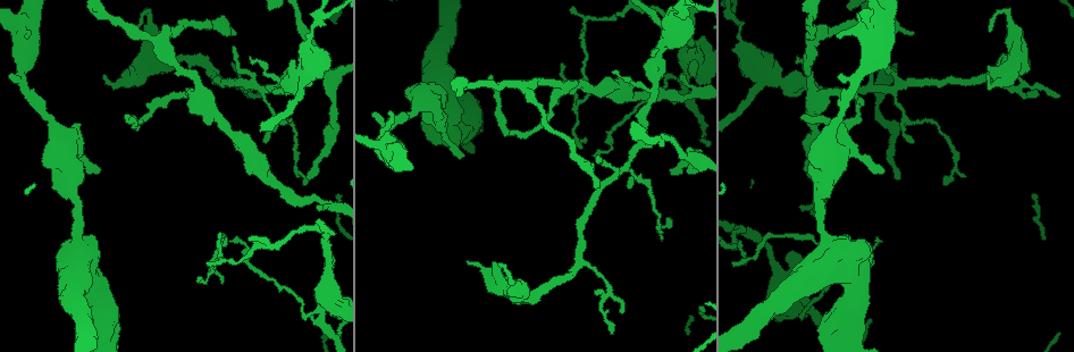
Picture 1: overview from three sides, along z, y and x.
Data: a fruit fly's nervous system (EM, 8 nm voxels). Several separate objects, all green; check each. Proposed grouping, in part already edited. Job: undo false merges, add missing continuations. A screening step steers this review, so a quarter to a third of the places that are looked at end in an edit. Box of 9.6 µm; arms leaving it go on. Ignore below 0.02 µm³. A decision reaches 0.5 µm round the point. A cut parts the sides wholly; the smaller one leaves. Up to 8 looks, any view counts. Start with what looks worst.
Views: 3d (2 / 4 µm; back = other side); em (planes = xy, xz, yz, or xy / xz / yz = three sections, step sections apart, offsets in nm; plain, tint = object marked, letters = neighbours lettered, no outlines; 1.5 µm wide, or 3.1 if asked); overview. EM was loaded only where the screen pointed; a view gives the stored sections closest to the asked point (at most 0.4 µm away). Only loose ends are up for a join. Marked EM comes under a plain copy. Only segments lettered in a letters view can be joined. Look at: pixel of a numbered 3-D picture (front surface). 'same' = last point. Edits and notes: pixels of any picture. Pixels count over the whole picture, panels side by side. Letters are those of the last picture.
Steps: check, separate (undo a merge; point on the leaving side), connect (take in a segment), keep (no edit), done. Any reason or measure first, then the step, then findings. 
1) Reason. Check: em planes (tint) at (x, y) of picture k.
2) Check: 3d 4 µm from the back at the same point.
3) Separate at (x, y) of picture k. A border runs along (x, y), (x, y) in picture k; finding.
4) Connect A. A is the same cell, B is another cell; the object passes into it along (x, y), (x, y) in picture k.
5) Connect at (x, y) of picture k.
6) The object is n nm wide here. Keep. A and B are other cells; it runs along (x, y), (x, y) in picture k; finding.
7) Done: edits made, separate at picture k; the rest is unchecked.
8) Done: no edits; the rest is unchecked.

Three-way junction. Check: 3d 2 µm at (678, 16) of picture 1.

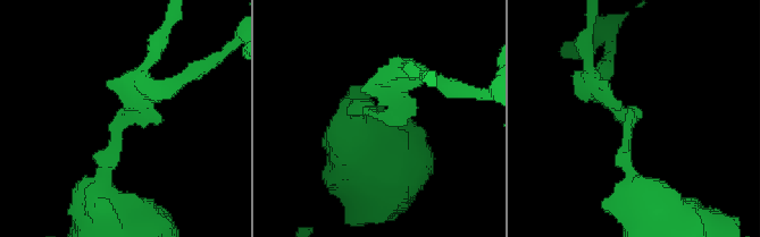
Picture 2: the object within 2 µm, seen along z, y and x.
3 arms meet here. Check: em planes (tint) at (118, 133) of picture 2.

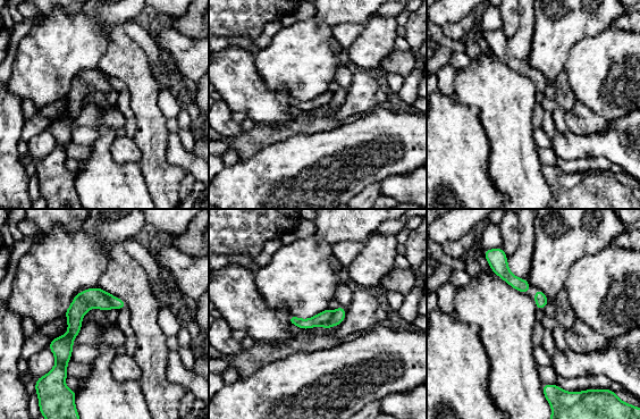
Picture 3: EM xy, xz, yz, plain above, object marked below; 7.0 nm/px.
See the neighbours. Check: em planes (letters) at the same point.

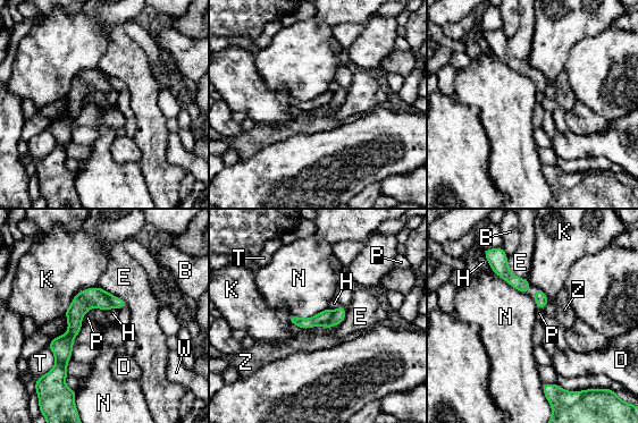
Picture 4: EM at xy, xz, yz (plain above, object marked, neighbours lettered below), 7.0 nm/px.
Separate at (338, 315) of picture 4. B, D, E, H, K, N, P, T, W and Z are other cells; a second cell is stuck on.

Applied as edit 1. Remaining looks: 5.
Branch stops here. Check: em xz step 4 (letters) at (803, 208) of picture 1.

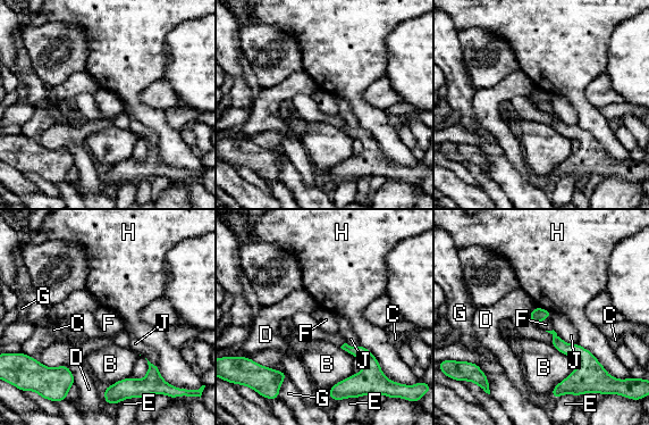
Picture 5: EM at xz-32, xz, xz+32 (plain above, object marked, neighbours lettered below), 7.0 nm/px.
Keep. B, C, D, E, F, G, H and J are other cells; a border runs along (549, 317), (541, 321), (538, 326) in picture 5; none of them fits.

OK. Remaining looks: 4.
Free end. Check: em planes (letters) at (585, 140) of picture 1.

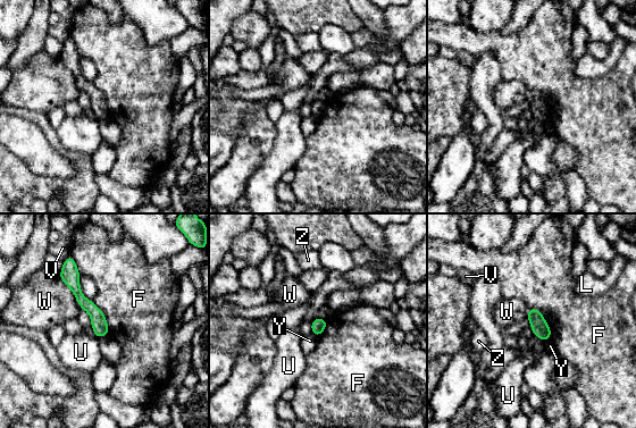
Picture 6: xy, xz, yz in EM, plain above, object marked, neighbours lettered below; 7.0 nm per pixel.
The object is 110 nm wide here. Keep. F, L, U, V, W, Y and Z are other cells; it runs along (67, 263), (78, 296), (106, 332) in picture 6; no lettered segment goes on from it.

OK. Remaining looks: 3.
Done: edits made, separate at picture 4; the rest is unchecked.

